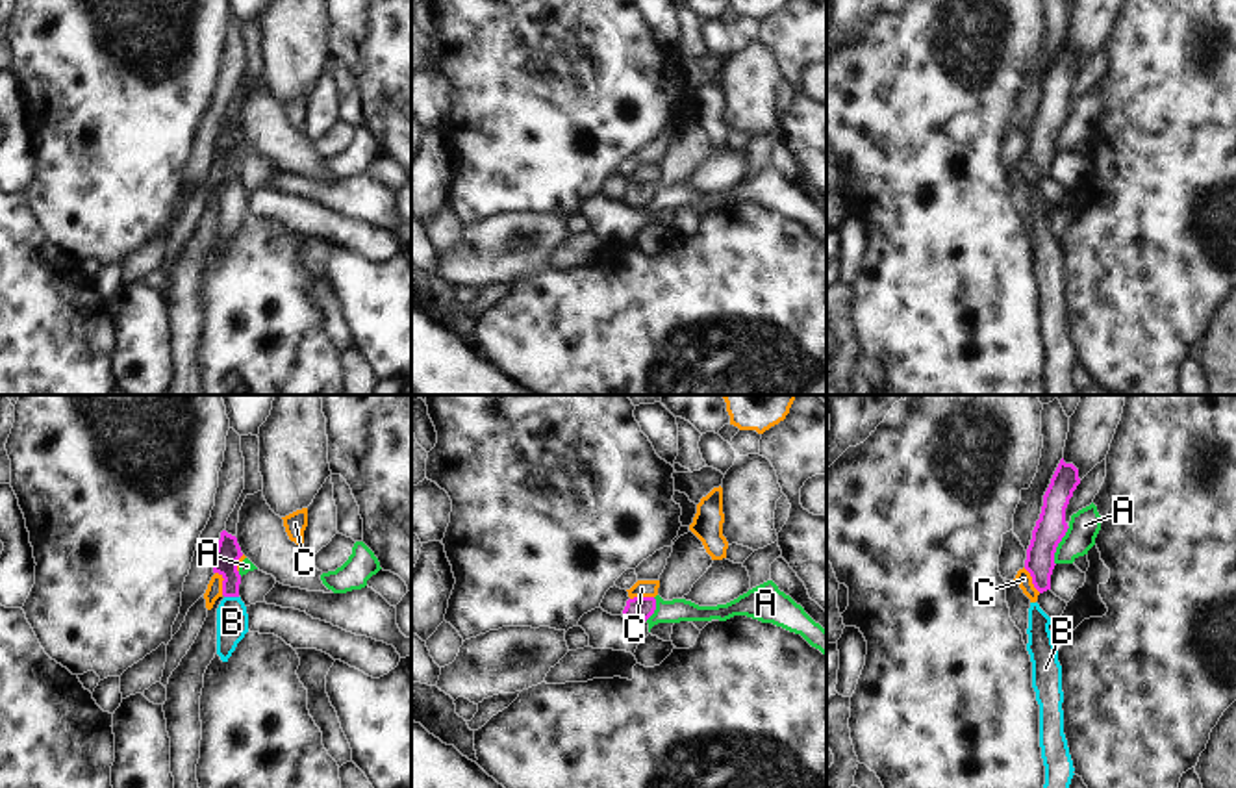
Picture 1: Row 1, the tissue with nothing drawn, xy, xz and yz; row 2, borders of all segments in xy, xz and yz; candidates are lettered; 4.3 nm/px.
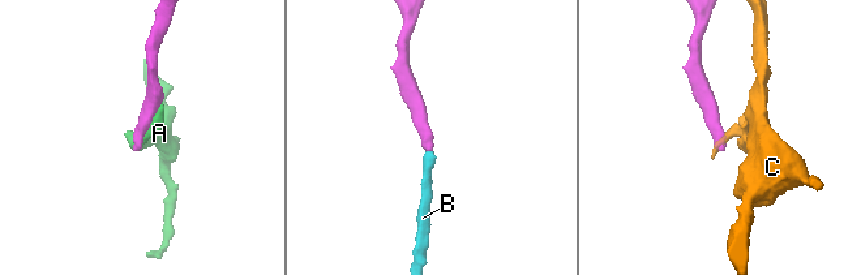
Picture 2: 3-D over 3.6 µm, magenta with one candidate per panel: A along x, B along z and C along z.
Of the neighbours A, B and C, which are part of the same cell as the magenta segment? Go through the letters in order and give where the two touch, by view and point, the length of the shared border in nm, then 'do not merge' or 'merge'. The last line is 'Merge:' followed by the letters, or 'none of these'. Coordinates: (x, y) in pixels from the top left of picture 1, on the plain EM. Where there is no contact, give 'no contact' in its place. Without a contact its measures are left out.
A: yz (1057, 130) | 180 nm | do not merge
B: xy (232, 180) | 60 nm | merge
C: xy (223, 167) | 110 nm | do not merge
Merge: B

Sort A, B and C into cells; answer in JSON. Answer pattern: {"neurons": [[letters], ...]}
{"neurons": [["A"], ["B"], ["C"]]}

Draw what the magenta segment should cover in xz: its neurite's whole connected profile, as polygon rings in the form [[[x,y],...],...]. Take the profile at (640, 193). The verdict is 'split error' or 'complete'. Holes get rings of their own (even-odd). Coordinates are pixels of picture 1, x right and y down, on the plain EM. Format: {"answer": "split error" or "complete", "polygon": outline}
{"answer": "complete", "polygon": [[[634,182],[626,185],[623,195],[623,202],[632,206],[647,206],[656,195],[654,182]]]}

